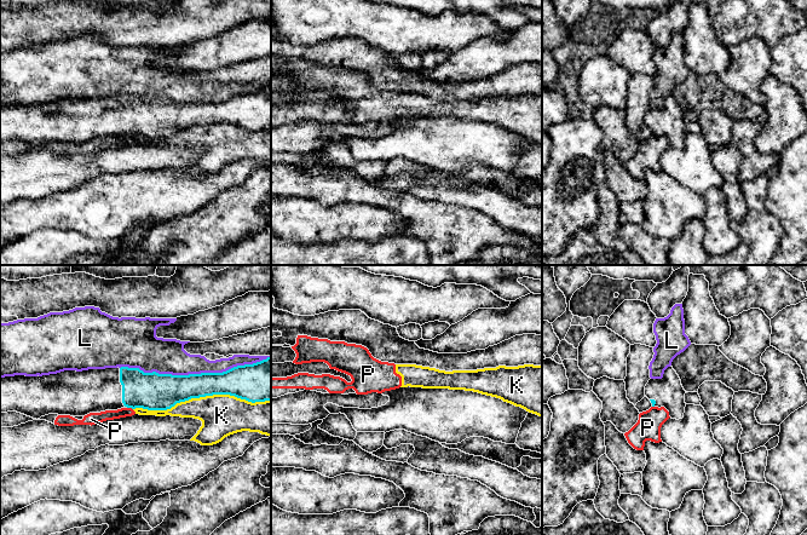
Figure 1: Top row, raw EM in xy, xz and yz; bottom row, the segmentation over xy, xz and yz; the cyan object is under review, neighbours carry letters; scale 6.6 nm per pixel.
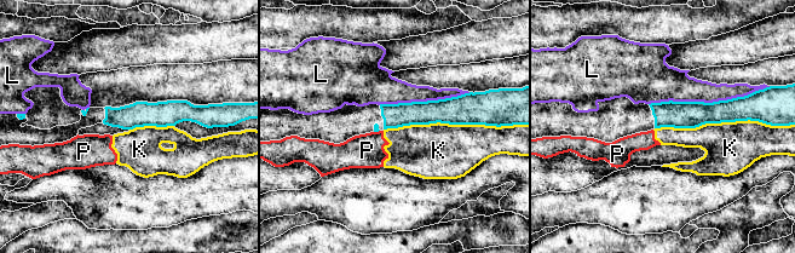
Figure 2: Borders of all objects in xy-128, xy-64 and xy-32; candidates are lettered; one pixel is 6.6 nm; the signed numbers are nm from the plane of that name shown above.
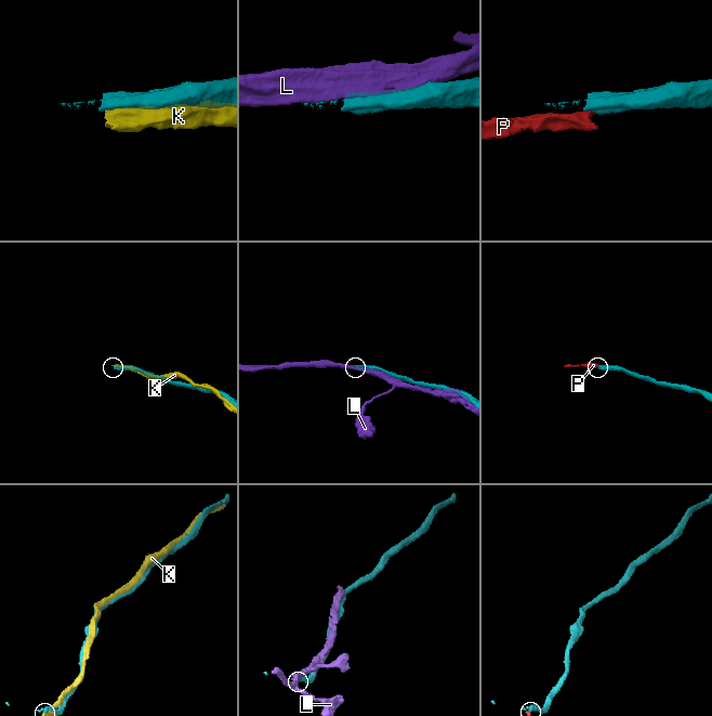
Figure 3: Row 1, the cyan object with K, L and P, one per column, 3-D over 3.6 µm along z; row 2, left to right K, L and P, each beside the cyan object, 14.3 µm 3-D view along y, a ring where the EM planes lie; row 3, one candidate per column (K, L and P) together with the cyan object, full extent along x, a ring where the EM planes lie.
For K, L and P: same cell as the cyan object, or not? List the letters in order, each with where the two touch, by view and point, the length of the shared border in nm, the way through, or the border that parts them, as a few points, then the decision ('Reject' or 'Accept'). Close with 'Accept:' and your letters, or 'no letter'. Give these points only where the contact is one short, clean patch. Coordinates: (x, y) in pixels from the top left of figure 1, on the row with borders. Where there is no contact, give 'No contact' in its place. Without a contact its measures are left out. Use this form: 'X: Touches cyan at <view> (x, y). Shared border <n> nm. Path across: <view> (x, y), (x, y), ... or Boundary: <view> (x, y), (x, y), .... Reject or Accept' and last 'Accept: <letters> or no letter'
K: Touches cyan at xy (201, 396). Shared border 900 nm. Reject
L: Touches cyan at xy (195, 374). Shared border 1000 nm. Reject
P: Touches cyan at xy (130, 407). Shared border 40 nm. Boundary: xy (127, 407), (132, 409). Reject
Accept: no letter

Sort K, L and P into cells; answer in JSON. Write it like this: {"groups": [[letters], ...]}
{"groups": [["K", "P"], ["L"]]}

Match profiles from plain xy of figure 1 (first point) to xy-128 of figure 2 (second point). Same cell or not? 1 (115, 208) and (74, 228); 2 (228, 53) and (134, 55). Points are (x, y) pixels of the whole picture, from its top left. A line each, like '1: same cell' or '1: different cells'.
1: different cells
2: same cell

